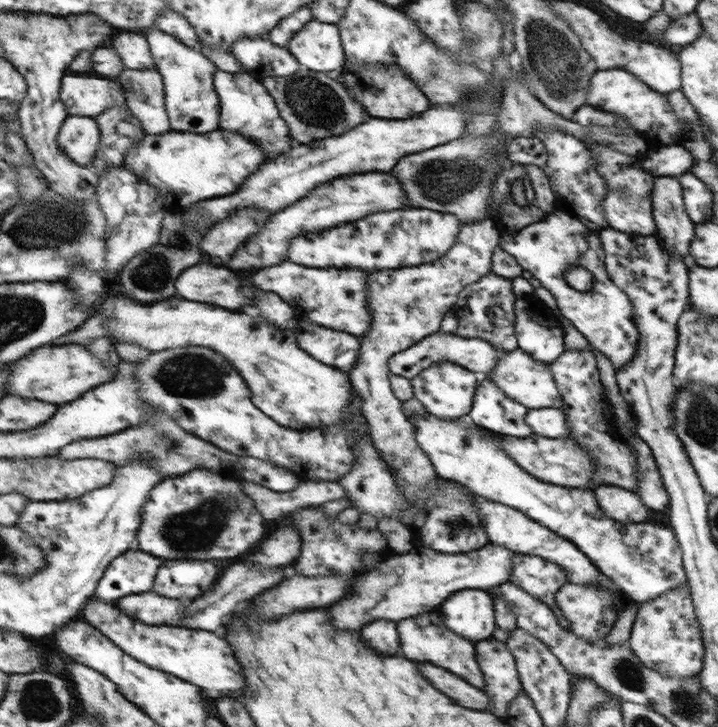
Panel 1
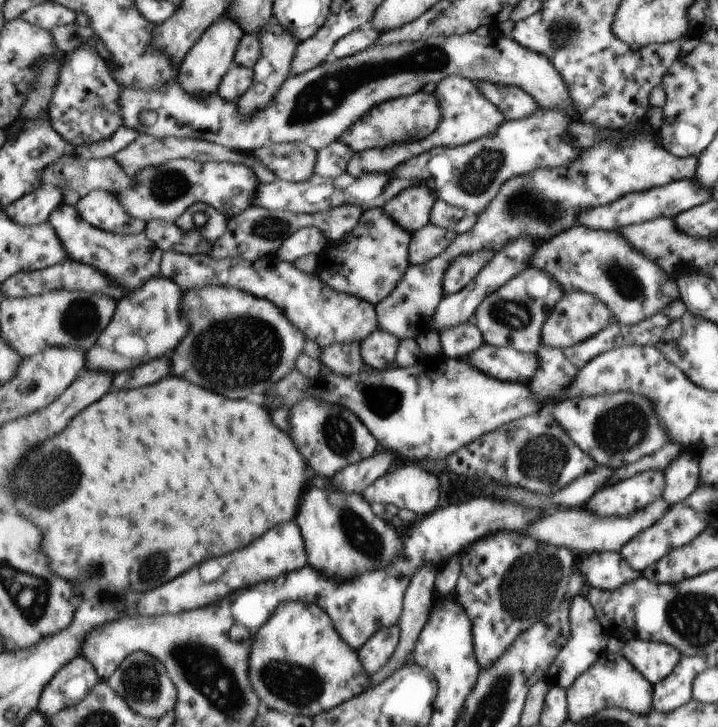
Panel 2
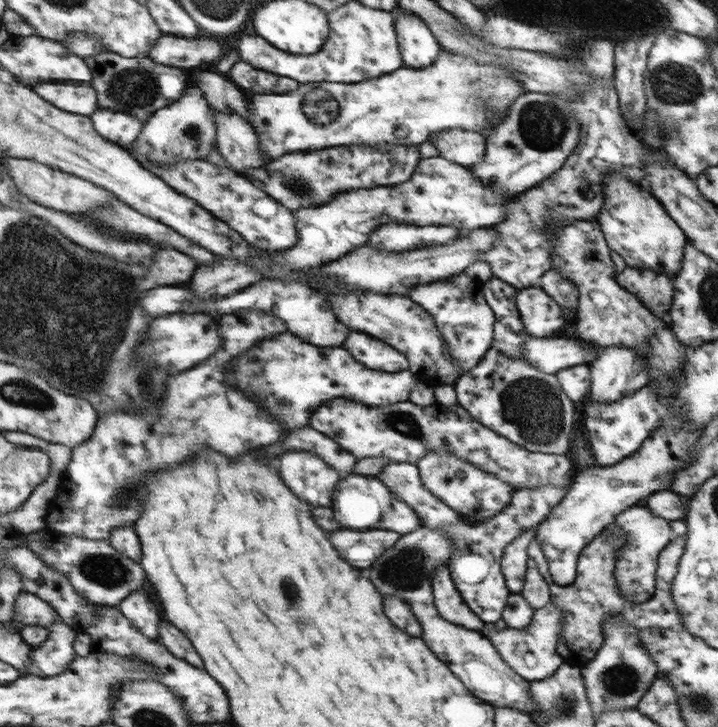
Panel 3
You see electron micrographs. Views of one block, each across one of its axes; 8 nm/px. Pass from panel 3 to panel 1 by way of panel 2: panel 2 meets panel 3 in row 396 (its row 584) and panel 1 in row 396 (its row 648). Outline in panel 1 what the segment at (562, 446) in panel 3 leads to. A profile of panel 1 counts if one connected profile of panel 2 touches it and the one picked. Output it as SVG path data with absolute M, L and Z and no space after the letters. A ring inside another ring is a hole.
M488 376L478 378L473 410L468 418L489 432L526 438L533 434L528 423L530 410L506 396Z

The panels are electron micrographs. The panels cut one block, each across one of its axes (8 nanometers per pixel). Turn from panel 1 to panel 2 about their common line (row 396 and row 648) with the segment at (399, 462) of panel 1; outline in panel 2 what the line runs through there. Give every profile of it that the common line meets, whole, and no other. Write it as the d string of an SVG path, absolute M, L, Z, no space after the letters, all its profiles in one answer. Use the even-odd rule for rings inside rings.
M398 623L393 627L381 628L357 650L365 671L373 676L394 656L401 642L401 628Z

